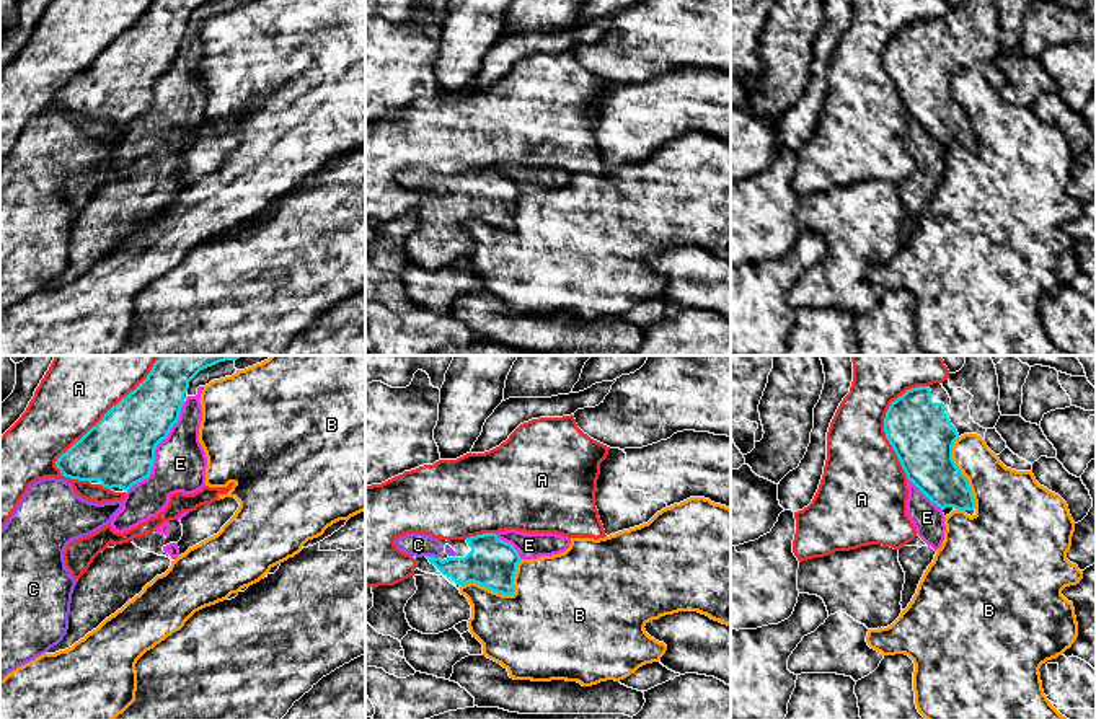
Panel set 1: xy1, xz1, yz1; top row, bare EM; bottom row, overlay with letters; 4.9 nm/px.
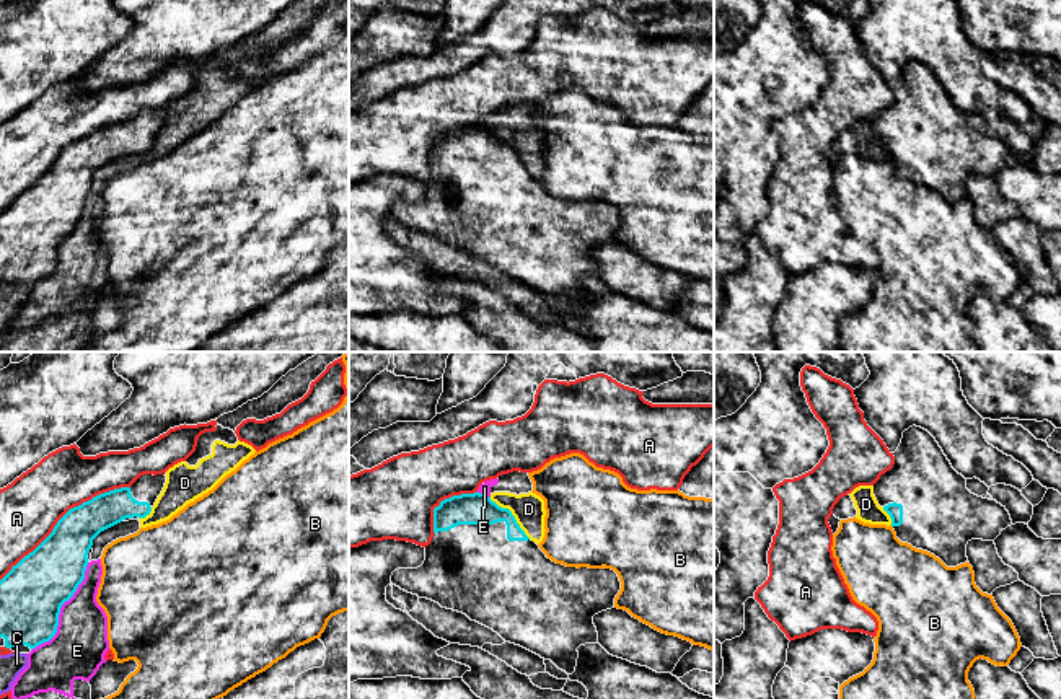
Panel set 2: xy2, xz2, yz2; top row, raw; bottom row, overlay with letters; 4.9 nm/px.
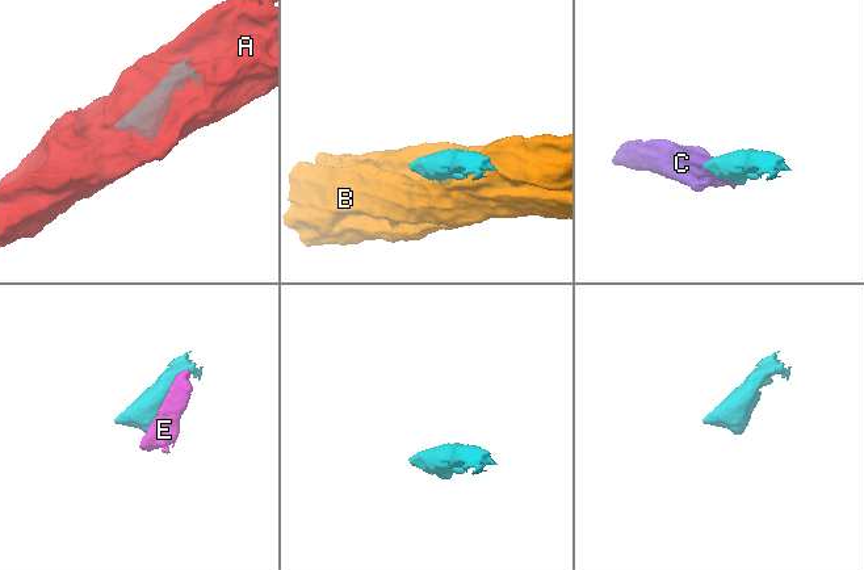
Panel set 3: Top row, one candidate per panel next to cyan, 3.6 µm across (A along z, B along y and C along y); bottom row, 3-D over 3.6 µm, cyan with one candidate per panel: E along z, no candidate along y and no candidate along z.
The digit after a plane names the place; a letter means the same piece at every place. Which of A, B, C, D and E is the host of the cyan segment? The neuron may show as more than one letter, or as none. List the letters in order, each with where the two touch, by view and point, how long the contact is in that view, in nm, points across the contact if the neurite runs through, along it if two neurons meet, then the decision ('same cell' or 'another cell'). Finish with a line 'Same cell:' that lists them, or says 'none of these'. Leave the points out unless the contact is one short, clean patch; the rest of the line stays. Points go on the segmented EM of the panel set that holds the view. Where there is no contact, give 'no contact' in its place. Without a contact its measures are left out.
A: meets cyan in xy1 at (103, 416); contact 800 nm long; another cell
B: meets cyan in xz1 at (503, 594); contact 340 nm long; another cell
C: meets cyan in xz1 at (433, 556); contact 70 nm long; same cell
D: meets cyan in xz2 at (512, 515); contact 300 nm long; border along xz2 (489, 497), (506, 507), (530, 538); another cell
E: meets cyan in xy1 at (155, 449); contact 550 nm long; another cell
Same cell: C

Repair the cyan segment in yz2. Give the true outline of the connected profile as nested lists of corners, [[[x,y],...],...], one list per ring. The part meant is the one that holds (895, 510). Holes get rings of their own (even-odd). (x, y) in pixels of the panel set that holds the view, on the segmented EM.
[[[916,425],[905,430],[893,456],[893,468],[874,484],[874,495],[890,515],[901,543],[934,554],[947,567],[957,567],[968,562],[966,544],[971,539],[994,541],[1002,530],[1012,525],[1006,507],[966,489],[966,479],[952,468],[927,430]]]

